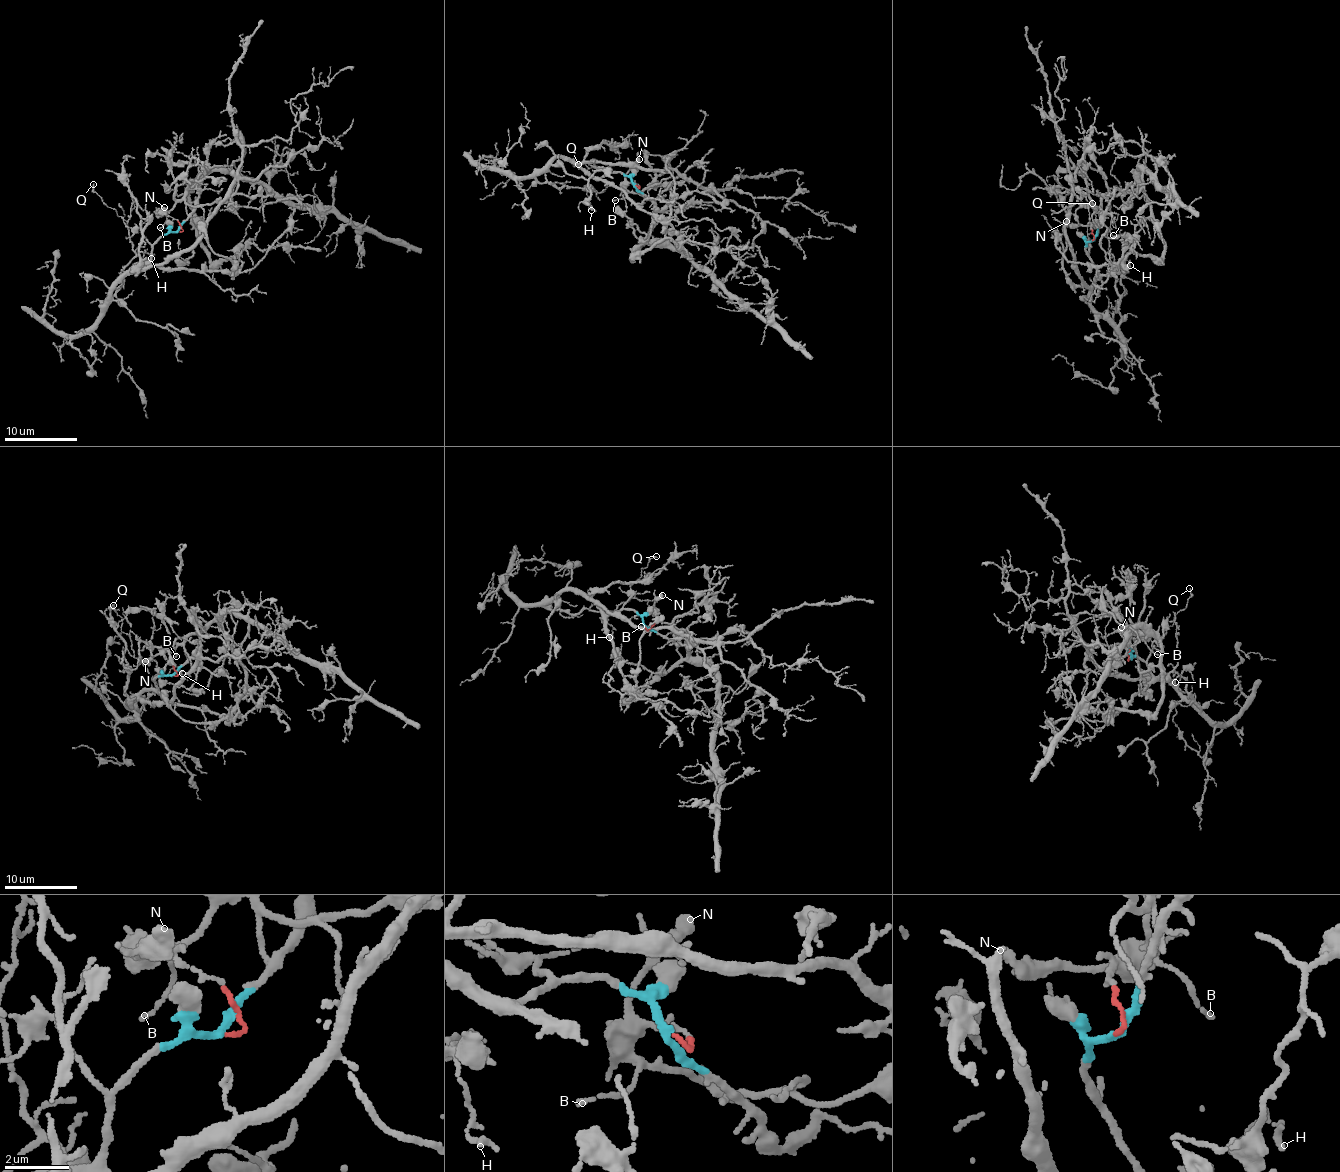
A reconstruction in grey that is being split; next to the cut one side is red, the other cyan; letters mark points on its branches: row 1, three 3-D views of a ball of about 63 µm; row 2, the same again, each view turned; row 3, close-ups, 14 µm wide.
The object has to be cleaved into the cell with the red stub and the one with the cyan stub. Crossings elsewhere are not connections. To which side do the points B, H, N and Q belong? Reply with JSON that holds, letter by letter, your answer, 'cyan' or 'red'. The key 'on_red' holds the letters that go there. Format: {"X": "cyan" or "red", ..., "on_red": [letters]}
{"B": "red", "H": "cyan", "N": "red", "Q": "cyan", "on_red": ["B", "N"]}

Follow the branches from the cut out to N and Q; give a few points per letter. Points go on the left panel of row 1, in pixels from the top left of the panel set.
N: (178, 232), (181, 229), (179, 223), (158, 212), (165, 207)
Q: (177, 232), (152, 244), (139, 230), (133, 230), (102, 200), (93, 183)

